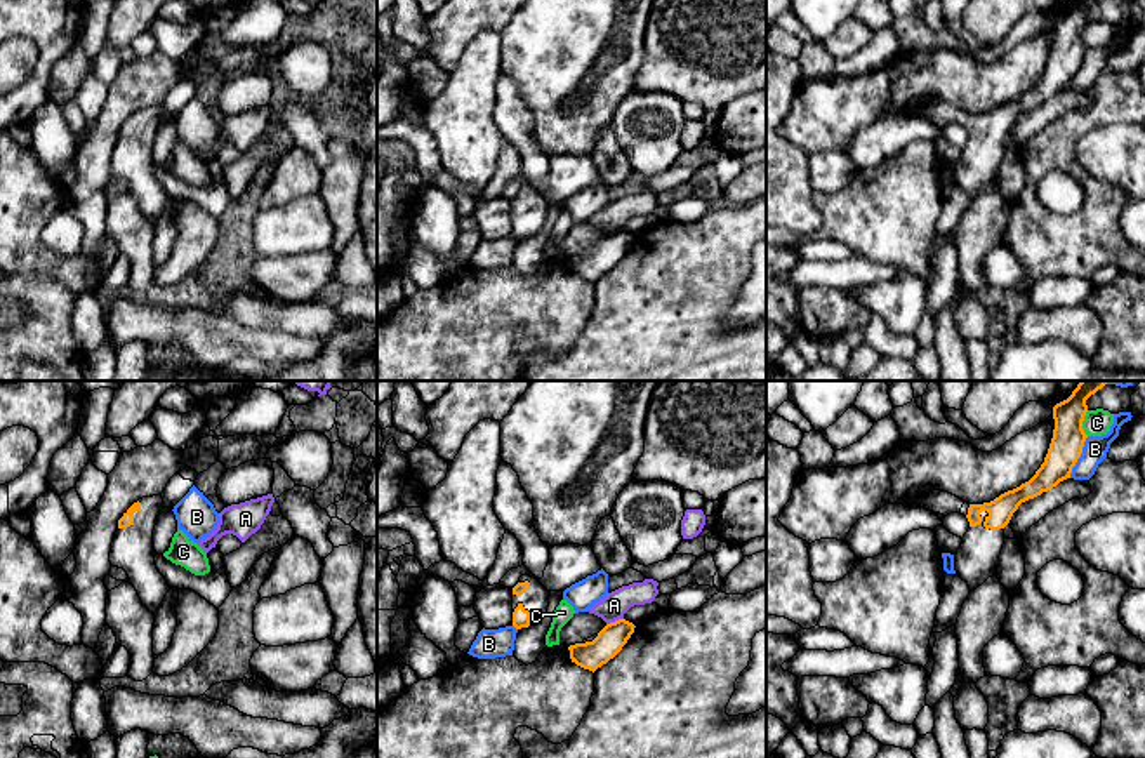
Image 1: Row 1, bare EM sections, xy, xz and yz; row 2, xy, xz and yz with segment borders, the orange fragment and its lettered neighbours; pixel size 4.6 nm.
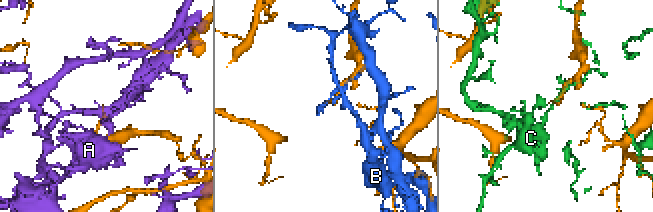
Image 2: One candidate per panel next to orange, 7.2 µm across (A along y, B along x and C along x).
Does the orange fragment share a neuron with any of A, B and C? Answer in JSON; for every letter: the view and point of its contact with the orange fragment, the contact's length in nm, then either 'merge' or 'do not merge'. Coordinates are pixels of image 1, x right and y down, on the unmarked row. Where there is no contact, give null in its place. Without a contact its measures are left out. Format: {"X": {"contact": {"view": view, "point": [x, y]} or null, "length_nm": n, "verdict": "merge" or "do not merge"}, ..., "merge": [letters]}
{"A": {"contact": {"view": "xz", "point": [615, 232]}, "length_nm": 90, "verdict": "do not merge"}, "B": {"contact": {"view": "yz", "point": [1079, 66]}, "length_nm": 220, "verdict": "do not merge"}, "C": {"contact": {"view": "yz", "point": [1081, 33]}, "length_nm": 120, "verdict": "do not merge"}, "merge": []}

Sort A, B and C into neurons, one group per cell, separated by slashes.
A / B / C

